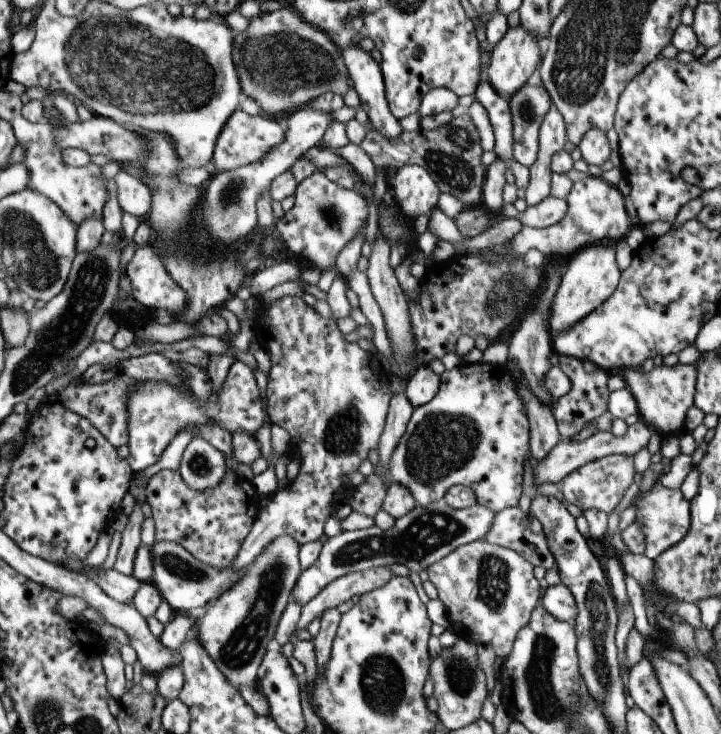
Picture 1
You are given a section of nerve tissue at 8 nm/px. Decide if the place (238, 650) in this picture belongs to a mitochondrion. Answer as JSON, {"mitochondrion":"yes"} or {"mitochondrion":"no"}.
{"mitochondrion":"yes"}

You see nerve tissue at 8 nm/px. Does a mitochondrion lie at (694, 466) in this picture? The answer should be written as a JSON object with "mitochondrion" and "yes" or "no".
{"mitochondrion":"no"}

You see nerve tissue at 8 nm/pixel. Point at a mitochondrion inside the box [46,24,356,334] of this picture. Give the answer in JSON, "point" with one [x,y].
{"point":[281,63]}

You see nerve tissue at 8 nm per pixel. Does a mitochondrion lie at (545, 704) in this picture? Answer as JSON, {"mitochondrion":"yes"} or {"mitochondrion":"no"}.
{"mitochondrion":"yes"}

